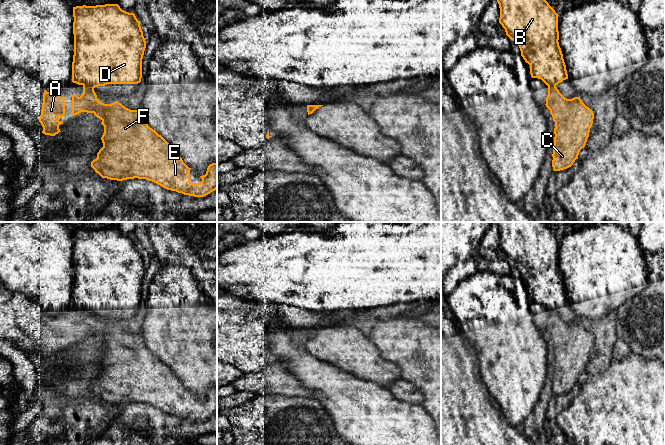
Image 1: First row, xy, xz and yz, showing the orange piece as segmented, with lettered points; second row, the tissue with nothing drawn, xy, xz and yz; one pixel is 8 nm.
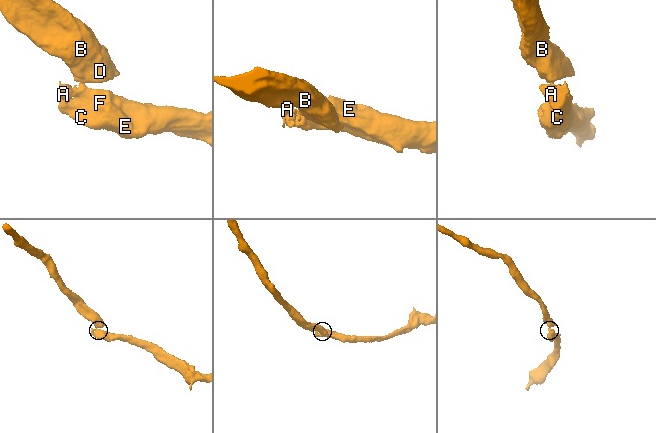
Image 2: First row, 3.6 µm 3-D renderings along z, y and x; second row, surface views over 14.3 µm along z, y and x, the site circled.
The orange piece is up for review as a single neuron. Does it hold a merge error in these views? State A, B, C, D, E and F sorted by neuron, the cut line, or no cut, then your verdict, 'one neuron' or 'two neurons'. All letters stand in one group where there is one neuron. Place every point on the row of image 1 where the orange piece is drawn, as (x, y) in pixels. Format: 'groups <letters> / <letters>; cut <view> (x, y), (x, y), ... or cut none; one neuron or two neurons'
groups A C E F / B D; cut xy (83, 85), (88, 85), (93, 89); two neurons

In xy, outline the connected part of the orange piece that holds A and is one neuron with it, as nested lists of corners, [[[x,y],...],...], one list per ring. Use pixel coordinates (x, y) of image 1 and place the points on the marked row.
[[[44,90],[43,103],[39,122],[43,127],[42,133],[45,135],[55,136],[60,131],[59,126],[63,121],[59,117],[65,115],[65,98],[60,97],[57,92],[50,93]]]

